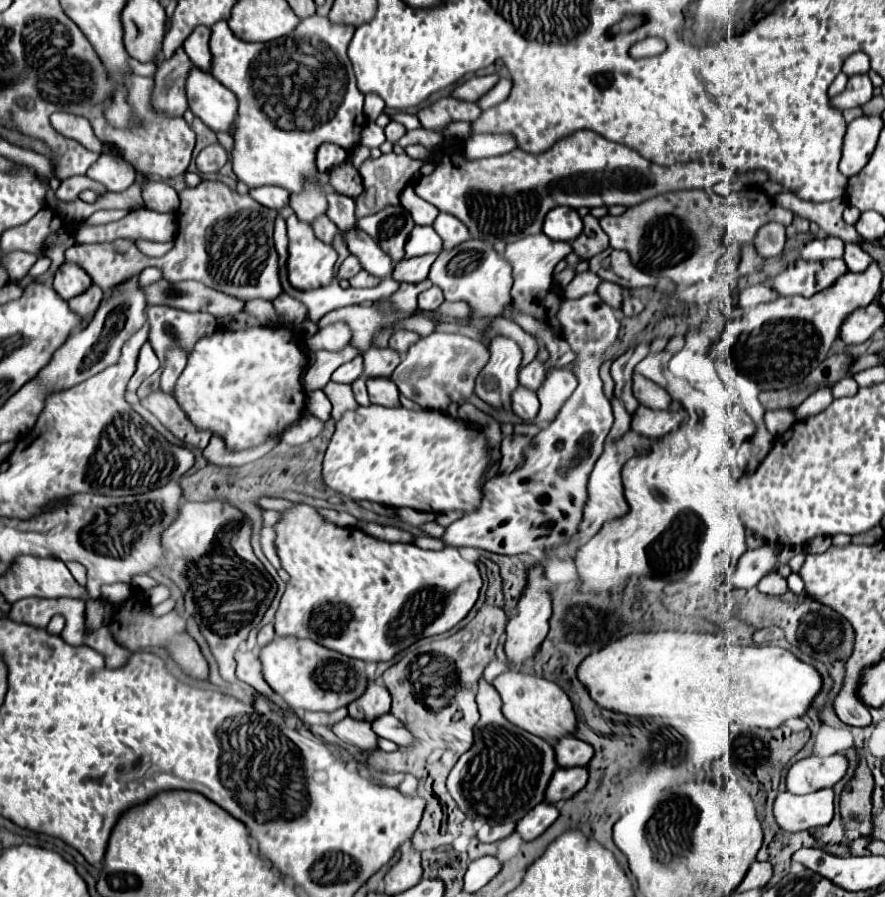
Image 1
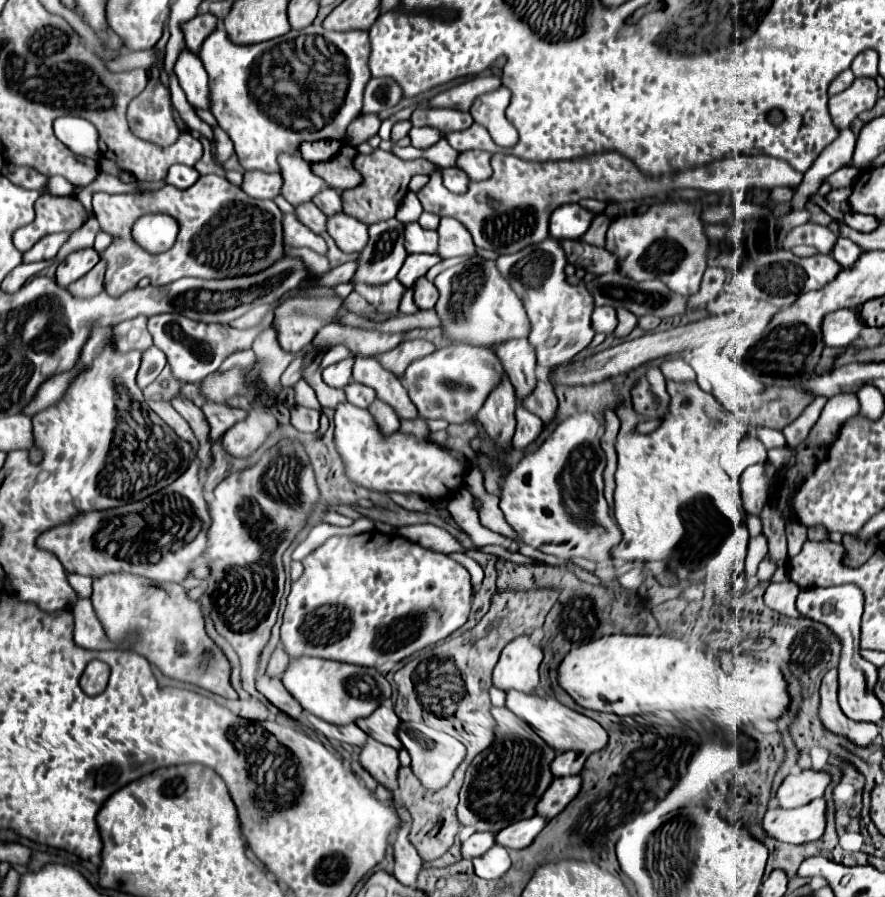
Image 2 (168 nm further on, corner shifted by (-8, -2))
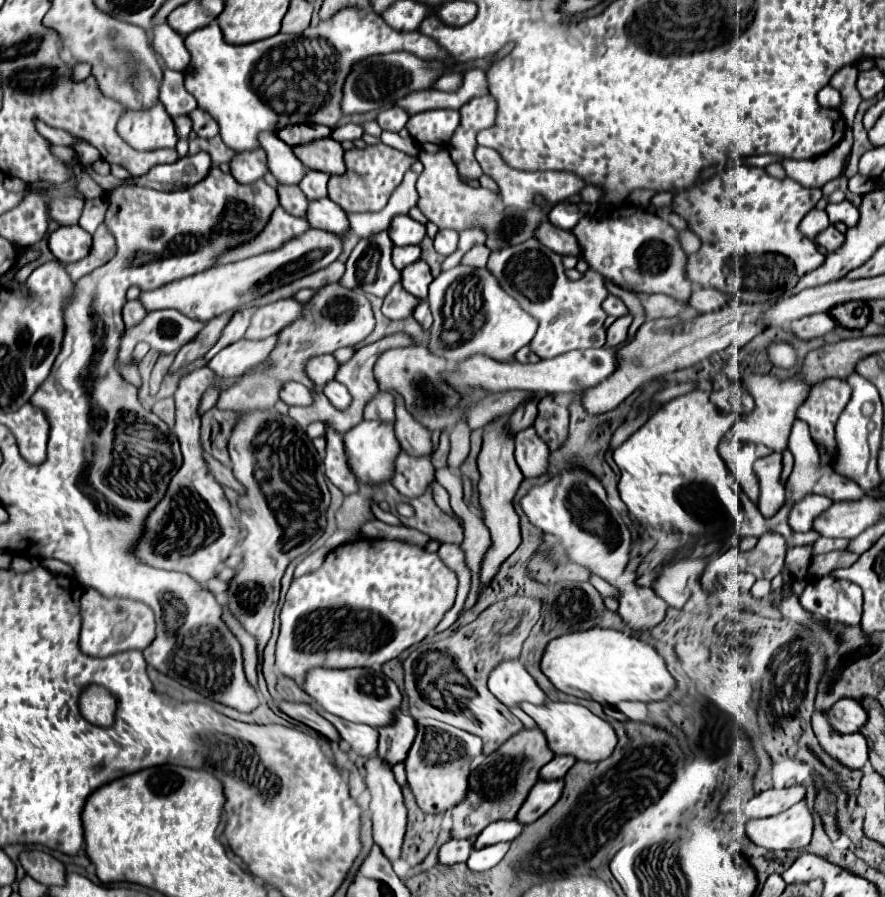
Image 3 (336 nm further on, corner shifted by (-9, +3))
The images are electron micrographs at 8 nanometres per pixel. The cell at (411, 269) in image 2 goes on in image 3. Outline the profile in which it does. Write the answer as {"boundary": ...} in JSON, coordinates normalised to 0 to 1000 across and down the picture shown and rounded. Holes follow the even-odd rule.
{"boundary":[[[446,274],[444,276],[444,294],[449,301],[455,301],[460,294],[473,290],[476,276],[473,274]]]}

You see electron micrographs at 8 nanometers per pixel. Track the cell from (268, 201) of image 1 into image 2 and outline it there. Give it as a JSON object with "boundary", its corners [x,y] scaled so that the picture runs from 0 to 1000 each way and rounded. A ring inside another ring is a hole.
{"boundary":[[[276,193],[273,213],[287,222],[312,222],[319,211],[319,197],[314,193]]]}

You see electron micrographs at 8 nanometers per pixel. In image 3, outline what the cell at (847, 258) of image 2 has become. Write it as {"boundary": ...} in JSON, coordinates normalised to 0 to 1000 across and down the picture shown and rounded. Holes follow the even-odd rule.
{"boundary":[[[937,252],[934,256],[930,256],[923,265],[921,265],[921,270],[925,272],[925,274],[930,274],[934,281],[941,281],[941,279],[946,279],[950,272],[953,272],[953,261],[946,256],[946,254],[941,254],[941,252]]]}

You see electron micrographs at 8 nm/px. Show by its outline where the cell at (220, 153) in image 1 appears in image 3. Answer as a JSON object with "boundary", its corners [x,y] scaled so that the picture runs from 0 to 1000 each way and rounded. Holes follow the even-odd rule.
{"boundary":[[[220,120],[220,123],[214,127],[214,132],[216,132],[216,138],[218,138],[218,147],[220,147],[223,152],[227,152],[227,154],[241,154],[241,152],[247,149],[247,140],[245,140],[245,136],[236,129],[234,123]]]}

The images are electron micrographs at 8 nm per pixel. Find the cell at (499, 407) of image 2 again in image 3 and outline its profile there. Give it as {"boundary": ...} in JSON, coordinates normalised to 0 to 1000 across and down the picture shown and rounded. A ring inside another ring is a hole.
{"boundary":[[[564,466],[553,473],[550,484],[548,484],[548,493],[546,493],[546,502],[539,511],[541,526],[544,526],[544,535],[539,542],[541,564],[544,564],[544,573],[546,573],[546,584],[550,586],[553,595],[555,595],[555,606],[544,624],[544,638],[541,638],[544,660],[557,647],[559,638],[564,638],[568,624],[573,624],[573,620],[577,620],[577,615],[582,615],[582,611],[589,606],[586,573],[580,566],[580,555],[582,555],[584,544],[591,535],[591,528],[580,511],[580,488],[573,484],[571,470],[573,470],[573,466]]]}

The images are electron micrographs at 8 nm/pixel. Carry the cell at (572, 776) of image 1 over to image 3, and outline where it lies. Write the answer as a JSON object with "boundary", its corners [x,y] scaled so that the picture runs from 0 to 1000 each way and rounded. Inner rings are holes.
{"boundary":[[[609,870],[609,874],[600,878],[595,892],[591,894],[591,901],[586,901],[586,910],[582,912],[589,914],[589,919],[605,916],[632,892],[634,883],[636,883],[636,870],[623,870],[623,872]]]}

